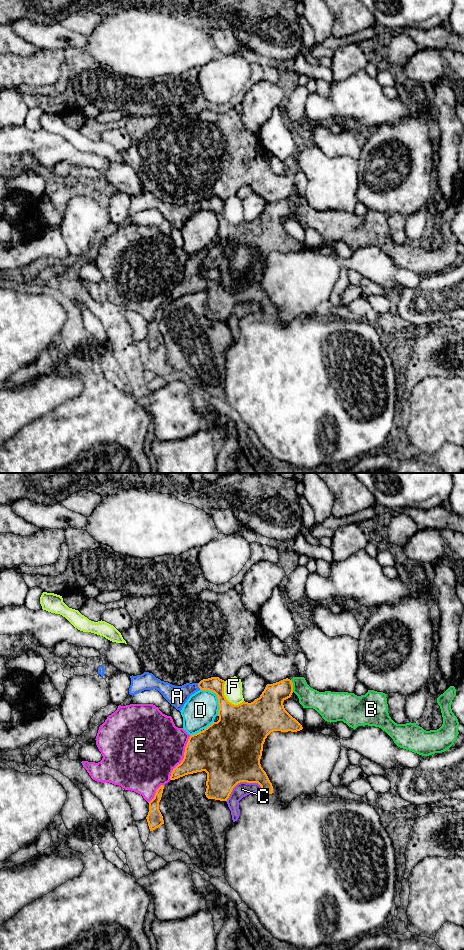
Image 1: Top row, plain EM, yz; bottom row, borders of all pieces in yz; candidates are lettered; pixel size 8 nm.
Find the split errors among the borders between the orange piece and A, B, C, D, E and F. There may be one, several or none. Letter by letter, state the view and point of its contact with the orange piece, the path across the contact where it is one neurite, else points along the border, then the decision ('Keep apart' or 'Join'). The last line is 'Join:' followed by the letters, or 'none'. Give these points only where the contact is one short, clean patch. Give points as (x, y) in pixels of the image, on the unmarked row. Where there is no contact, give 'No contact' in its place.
A: Touches orange at yz (198, 206). Path across: yz (215, 204), (198, 206), (187, 209), (177, 216). Join
B: Touches orange at yz (292, 206). Keep apart
C: Touches orange at yz (240, 301). Keep apart
D: Touches orange at yz (217, 217). Keep apart
E: Touches orange at yz (184, 277). Keep apart
F: Touches orange at yz (225, 217). Keep apart
Join: A

